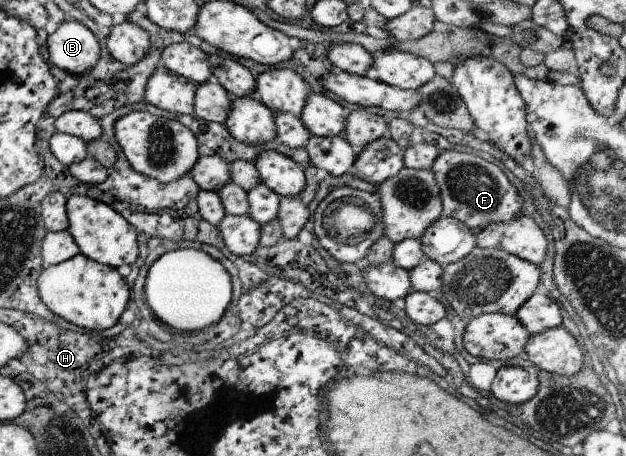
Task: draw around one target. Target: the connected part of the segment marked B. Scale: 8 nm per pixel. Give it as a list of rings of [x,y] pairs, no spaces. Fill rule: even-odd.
[[[77,20],[69,21],[56,25],[55,31],[47,38],[47,49],[51,53],[51,61],[71,74],[76,76],[85,74],[98,62],[100,58],[101,44],[97,41],[96,35],[91,33],[83,23]]]

